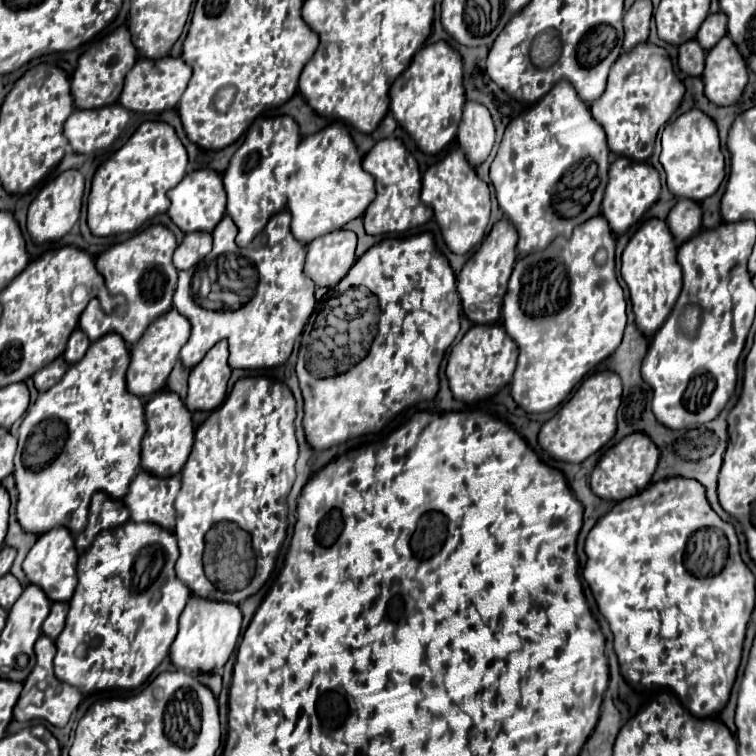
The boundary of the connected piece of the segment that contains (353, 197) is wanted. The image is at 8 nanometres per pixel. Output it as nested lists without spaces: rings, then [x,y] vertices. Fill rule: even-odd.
[[[339,123],[303,137],[295,151],[295,167],[297,171],[285,181],[283,210],[291,213],[291,233],[303,245],[361,217],[375,199],[375,179],[363,171],[361,153]]]

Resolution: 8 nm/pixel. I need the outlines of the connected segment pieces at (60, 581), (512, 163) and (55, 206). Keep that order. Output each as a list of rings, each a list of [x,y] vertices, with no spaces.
[[[53,527],[43,533],[23,561],[23,571],[29,583],[39,585],[51,601],[69,601],[77,587],[77,551],[73,535],[65,527]]]
[[[569,81],[555,83],[555,87],[541,101],[537,101],[507,125],[497,157],[491,165],[491,181],[497,191],[499,207],[519,231],[517,253],[523,257],[531,251],[541,251],[555,237],[569,237],[577,225],[599,215],[607,185],[607,171],[609,147],[607,137],[603,135],[603,127],[595,123],[589,107],[579,99],[575,87]]]
[[[77,169],[63,171],[59,177],[55,177],[41,189],[41,193],[29,205],[27,213],[27,231],[35,243],[59,241],[63,235],[71,231],[71,227],[77,223],[81,213],[83,189],[85,189],[85,177]]]

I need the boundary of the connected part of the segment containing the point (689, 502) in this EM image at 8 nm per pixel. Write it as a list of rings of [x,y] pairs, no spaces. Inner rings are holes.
[[[675,477],[675,479],[663,479],[653,483],[651,487],[647,487],[645,491],[641,491],[639,495],[627,497],[621,503],[617,503],[607,515],[603,515],[595,527],[589,531],[587,535],[587,543],[585,543],[585,553],[587,553],[587,563],[583,569],[583,579],[589,583],[593,597],[599,605],[601,615],[607,619],[607,623],[611,625],[611,631],[615,635],[615,653],[619,657],[619,667],[621,667],[621,675],[623,679],[631,685],[631,687],[639,687],[639,683],[643,687],[669,687],[677,693],[679,701],[683,703],[683,707],[689,709],[691,715],[695,715],[697,719],[707,719],[707,717],[715,717],[721,713],[721,709],[727,705],[729,695],[731,695],[731,687],[735,683],[737,677],[737,669],[739,669],[739,661],[741,661],[741,649],[743,649],[743,639],[745,639],[745,629],[749,623],[749,617],[753,613],[755,607],[755,575],[749,571],[749,567],[743,563],[741,555],[739,555],[739,541],[737,541],[737,533],[735,527],[731,523],[725,523],[707,503],[703,485],[695,479],[685,479],[685,477]],[[701,527],[717,527],[723,529],[723,533],[729,539],[729,559],[727,565],[723,567],[723,571],[719,575],[713,577],[705,577],[705,579],[697,579],[693,577],[685,565],[683,565],[683,547],[687,543],[687,539],[691,537],[691,533],[695,533]]]

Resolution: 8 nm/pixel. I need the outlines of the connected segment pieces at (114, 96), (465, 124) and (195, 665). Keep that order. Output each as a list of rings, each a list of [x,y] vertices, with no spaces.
[[[119,27],[111,35],[103,37],[95,45],[91,45],[81,57],[79,65],[73,73],[71,81],[71,95],[75,99],[77,109],[97,109],[103,105],[113,105],[119,99],[119,93],[123,89],[123,79],[127,71],[135,65],[137,59],[137,49],[131,43],[131,35],[127,27]]]
[[[467,101],[463,105],[457,143],[473,167],[481,165],[489,157],[495,143],[495,125],[485,105],[475,101]]]
[[[191,595],[187,607],[179,617],[179,633],[171,645],[171,661],[189,673],[215,673],[223,669],[237,647],[241,633],[241,611],[235,603],[219,603]]]

